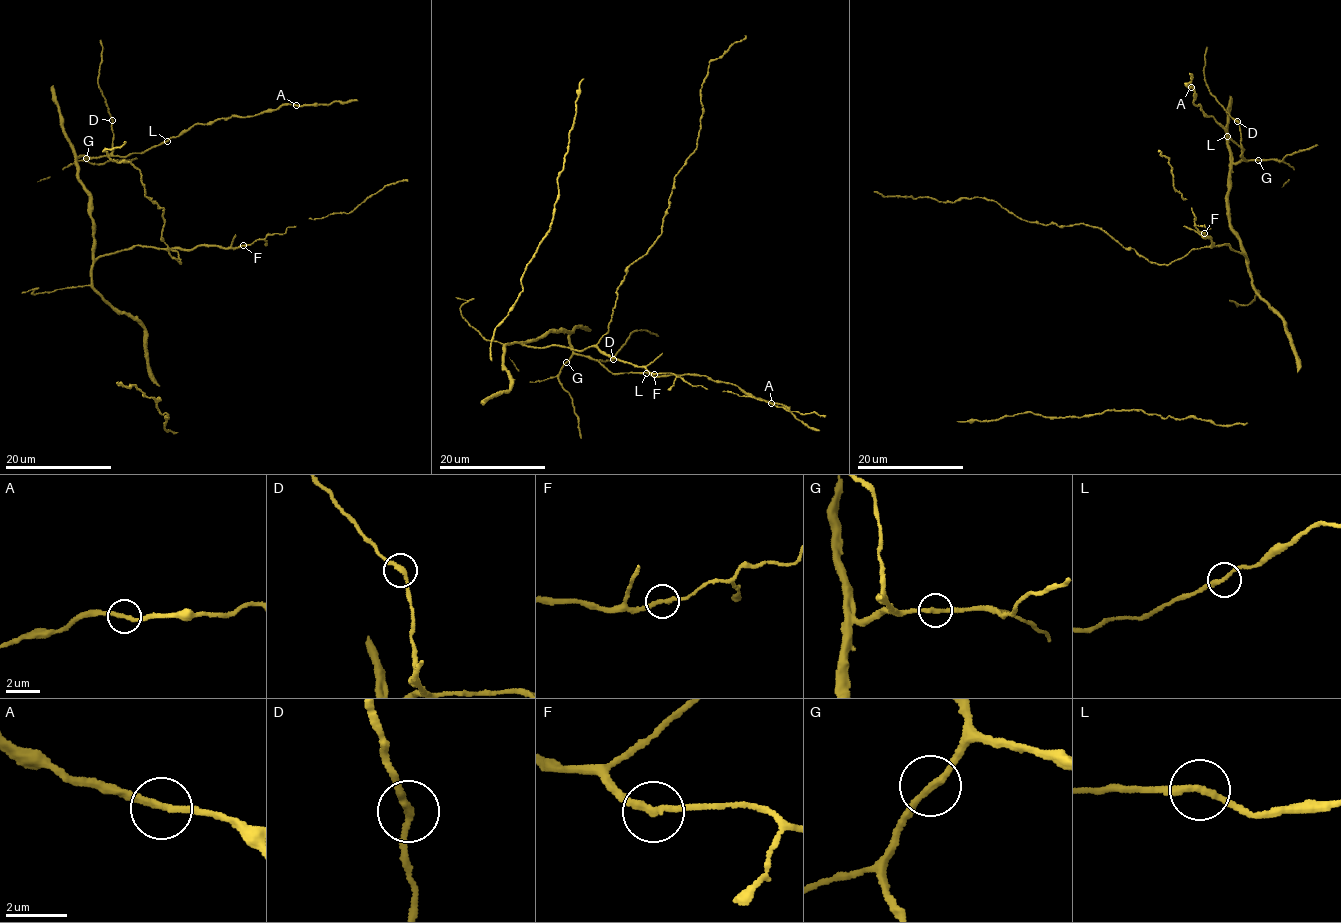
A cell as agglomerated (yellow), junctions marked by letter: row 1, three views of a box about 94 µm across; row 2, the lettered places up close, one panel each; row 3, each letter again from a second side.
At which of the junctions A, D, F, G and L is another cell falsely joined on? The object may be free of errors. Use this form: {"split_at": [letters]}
{"split_at": []}

